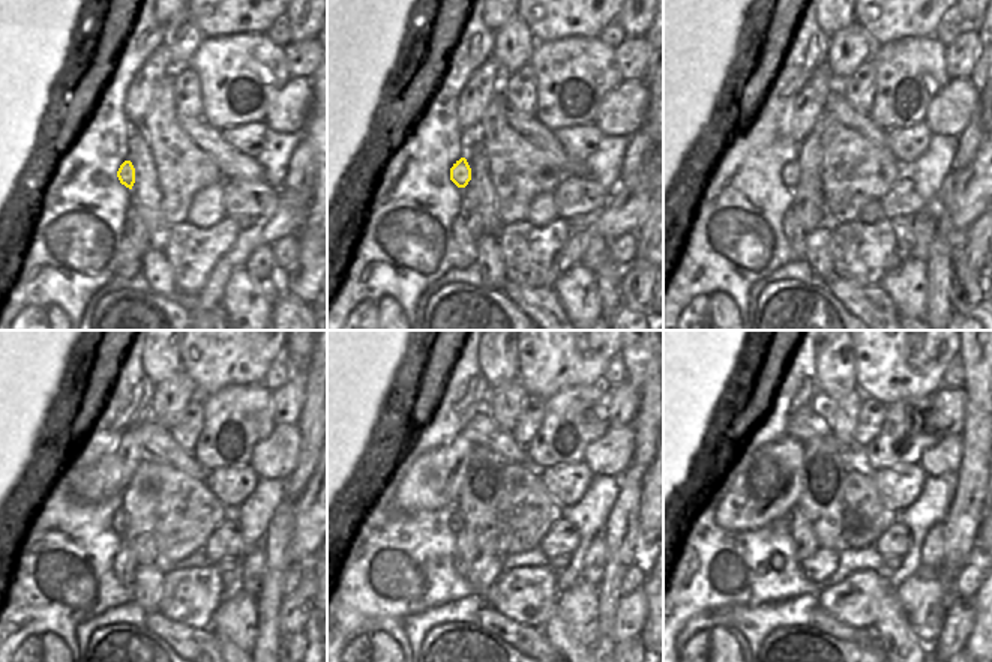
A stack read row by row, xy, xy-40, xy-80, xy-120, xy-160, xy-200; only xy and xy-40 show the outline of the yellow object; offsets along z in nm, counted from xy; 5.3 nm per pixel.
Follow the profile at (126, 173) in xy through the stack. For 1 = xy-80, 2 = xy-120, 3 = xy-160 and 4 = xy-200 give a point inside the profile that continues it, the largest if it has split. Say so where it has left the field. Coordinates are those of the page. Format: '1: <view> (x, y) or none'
1: xy-80 (791, 173)
2: xy-120 (119, 521)
3: xy-160 (456, 523)
4: xy-200 (781, 526)

